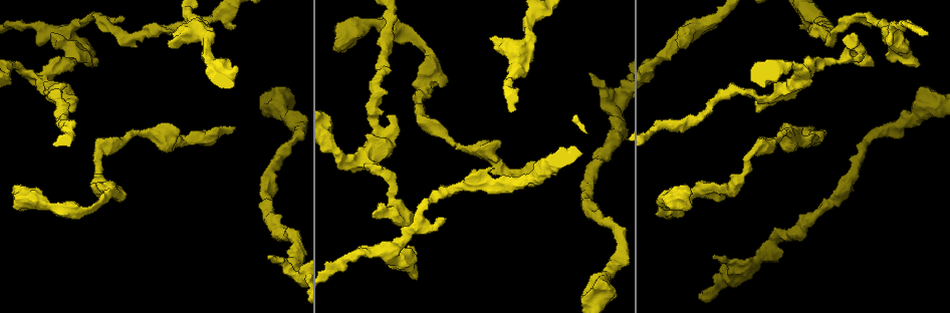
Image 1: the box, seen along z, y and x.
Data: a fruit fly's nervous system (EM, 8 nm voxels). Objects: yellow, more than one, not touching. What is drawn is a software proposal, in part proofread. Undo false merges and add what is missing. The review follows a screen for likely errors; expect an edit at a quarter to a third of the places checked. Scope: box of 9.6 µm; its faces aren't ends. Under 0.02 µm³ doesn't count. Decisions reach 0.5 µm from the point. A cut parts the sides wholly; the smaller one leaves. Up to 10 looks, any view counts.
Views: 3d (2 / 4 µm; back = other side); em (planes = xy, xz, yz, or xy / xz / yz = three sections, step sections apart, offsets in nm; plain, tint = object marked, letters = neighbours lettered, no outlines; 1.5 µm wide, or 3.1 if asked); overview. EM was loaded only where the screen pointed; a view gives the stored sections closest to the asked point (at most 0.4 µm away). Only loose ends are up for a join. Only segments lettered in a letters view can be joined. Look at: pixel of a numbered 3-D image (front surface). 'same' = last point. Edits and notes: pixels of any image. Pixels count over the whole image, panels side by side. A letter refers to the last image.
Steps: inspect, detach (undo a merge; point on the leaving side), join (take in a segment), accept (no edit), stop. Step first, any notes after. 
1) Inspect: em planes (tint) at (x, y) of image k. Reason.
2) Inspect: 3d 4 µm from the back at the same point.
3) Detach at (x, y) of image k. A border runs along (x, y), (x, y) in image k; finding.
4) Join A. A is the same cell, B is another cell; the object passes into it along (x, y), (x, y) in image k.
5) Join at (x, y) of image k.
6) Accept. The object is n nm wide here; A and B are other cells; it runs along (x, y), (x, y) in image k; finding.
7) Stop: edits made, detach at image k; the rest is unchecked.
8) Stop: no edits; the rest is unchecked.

Inspect: 3d 4 µm at (269, 257) of image 1.

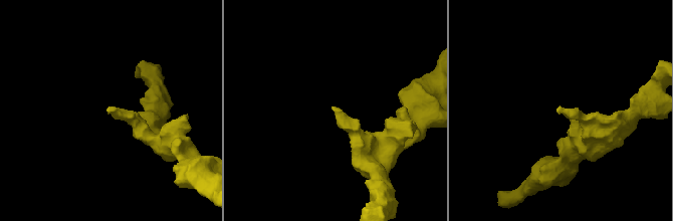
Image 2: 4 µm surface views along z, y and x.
Inspect: em planes (tint) at (109, 113) of image 2.

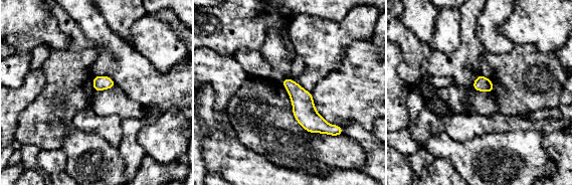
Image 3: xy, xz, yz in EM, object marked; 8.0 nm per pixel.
Inspect: em planes (letters) at the same point. See the neighbours.

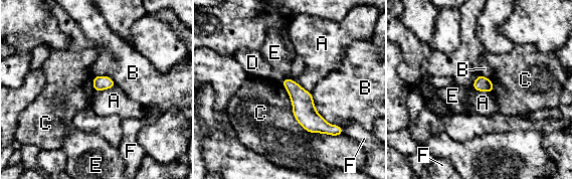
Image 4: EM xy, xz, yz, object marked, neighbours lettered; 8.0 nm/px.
Accept. A, B, C, D, E and F are other cells; a border runs along (116, 84), (94, 92) in image 4; none of them fits.

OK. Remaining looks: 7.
Inspect: 3d 4 µm at (556, 174) of image 1.

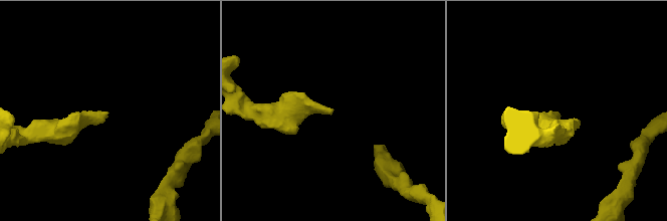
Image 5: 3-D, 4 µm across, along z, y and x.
Inspect: em planes (letters) at (555, 113) of image 5.

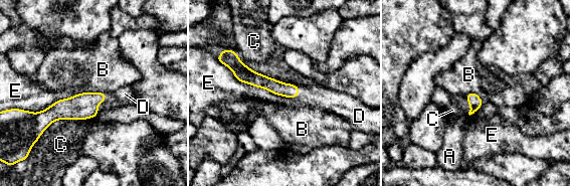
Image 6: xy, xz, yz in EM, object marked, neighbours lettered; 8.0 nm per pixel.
Join D. D is the same cell, A, B, C and E are other cells; the neuron continues.

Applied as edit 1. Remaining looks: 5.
Inspect: overview.

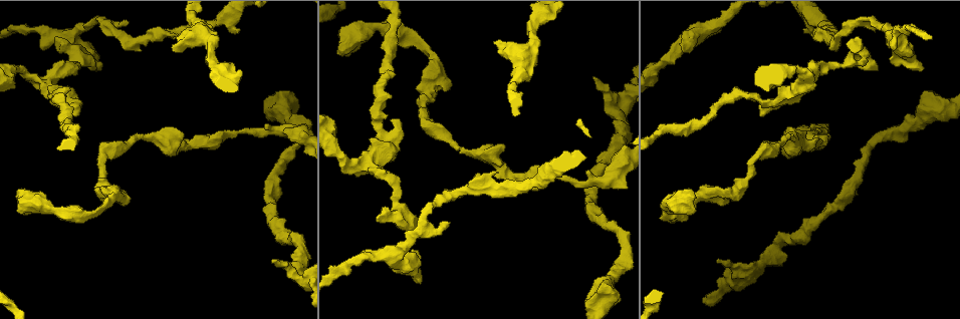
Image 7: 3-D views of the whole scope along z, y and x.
Inspect: 3d 4 µm at (806, 31) of image 7. Free end.

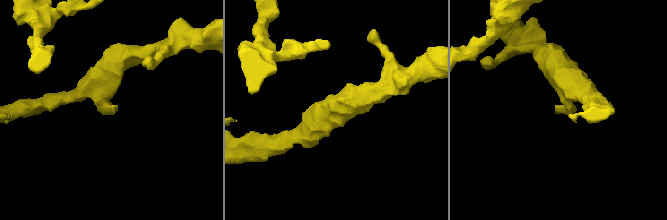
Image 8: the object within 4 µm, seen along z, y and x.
Inspect: em planes (letters) at (558, 108) of image 8.

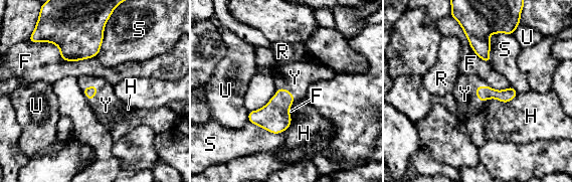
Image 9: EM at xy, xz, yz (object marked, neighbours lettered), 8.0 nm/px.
Join Y. Y is the same cell, F, H, R, S and U are other cells; the object passes into it along (89, 92), (94, 94), (106, 105) in image 9; it goes on there.

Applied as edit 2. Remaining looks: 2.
Inspect: em xy step 8 (letters) at (54, 39) of image 7. An open end.

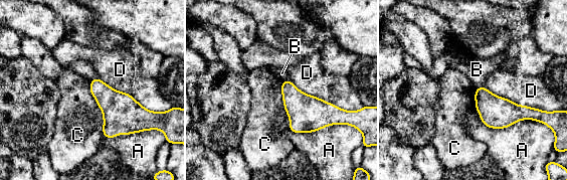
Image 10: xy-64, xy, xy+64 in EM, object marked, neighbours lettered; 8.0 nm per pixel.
Inspect: em planes (letters) at the same point. Cut it another way.

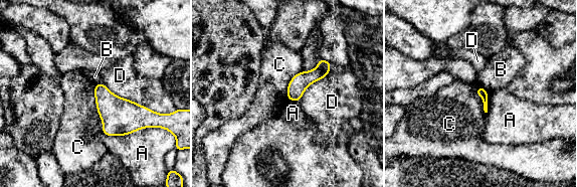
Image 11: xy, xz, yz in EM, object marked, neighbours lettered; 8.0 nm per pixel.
Accept. The longest contact is with D, 550 nm; A, B, C and D are other cells; a border runs along (94, 84), (94, 103), (103, 133) in image 11; no lettered segment goes on from it.

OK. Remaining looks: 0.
Stop: edits made, join at image 6, join at image 9; the rest is unchecked.

